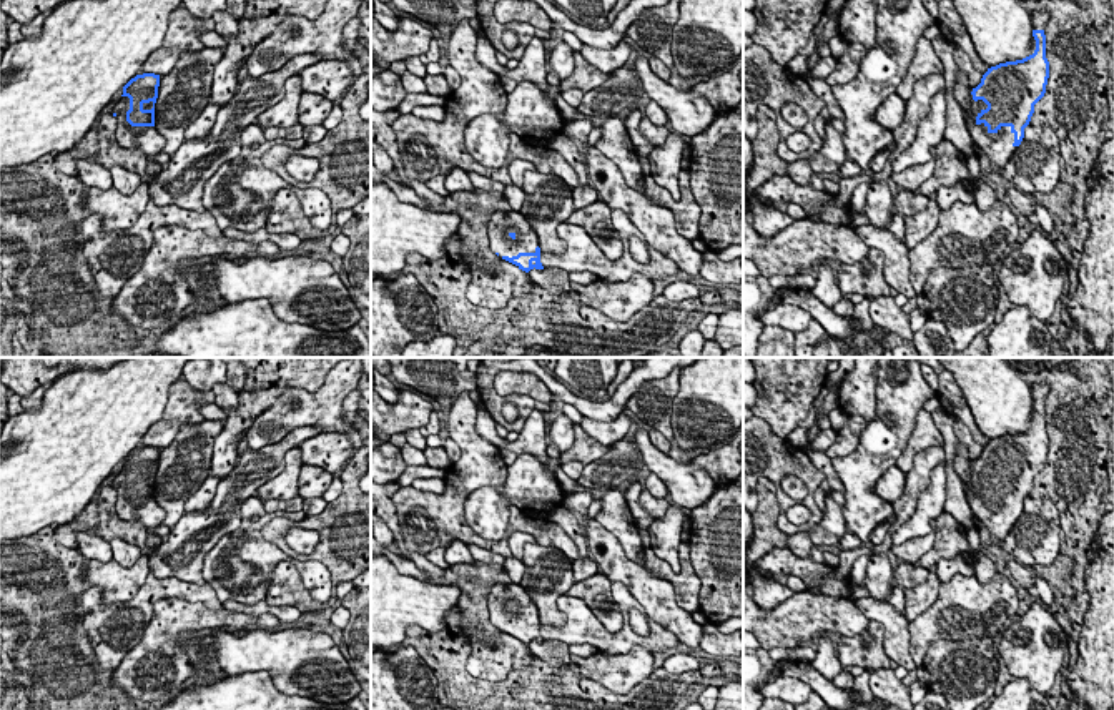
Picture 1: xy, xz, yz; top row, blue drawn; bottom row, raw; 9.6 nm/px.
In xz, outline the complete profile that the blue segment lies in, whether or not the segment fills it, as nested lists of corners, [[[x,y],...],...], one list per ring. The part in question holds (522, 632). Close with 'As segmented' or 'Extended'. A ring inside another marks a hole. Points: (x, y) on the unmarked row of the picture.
[[[495,584],[490,589],[489,615],[492,625],[525,645],[544,642],[537,605],[519,584]]]. Extended

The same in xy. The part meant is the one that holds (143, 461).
[[[143,446],[123,459],[123,467],[113,481],[116,514],[123,520],[138,520],[146,530],[163,525],[166,512],[155,500],[155,476],[160,447]]]. Extended

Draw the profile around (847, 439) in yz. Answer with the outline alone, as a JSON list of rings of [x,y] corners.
[[[848,416],[846,424],[836,432],[835,442],[825,451],[830,459],[848,456],[858,447],[866,421],[861,416]]]

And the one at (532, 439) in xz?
[[[477,409],[476,429],[486,441],[492,442],[500,451],[509,451],[517,456],[532,454],[542,464],[549,462],[549,434],[544,412],[534,409],[527,417],[522,431],[519,432],[519,437],[512,442],[507,442],[504,437],[497,434],[495,424],[497,422],[492,419],[487,409]]]

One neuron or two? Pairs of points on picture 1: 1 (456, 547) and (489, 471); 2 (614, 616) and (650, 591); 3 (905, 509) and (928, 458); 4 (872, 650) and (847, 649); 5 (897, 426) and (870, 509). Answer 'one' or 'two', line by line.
1: two
2: two
3: one
4: one
5: one

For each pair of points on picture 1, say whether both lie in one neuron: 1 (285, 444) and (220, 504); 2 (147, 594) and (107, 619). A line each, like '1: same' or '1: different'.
1: same
2: same

